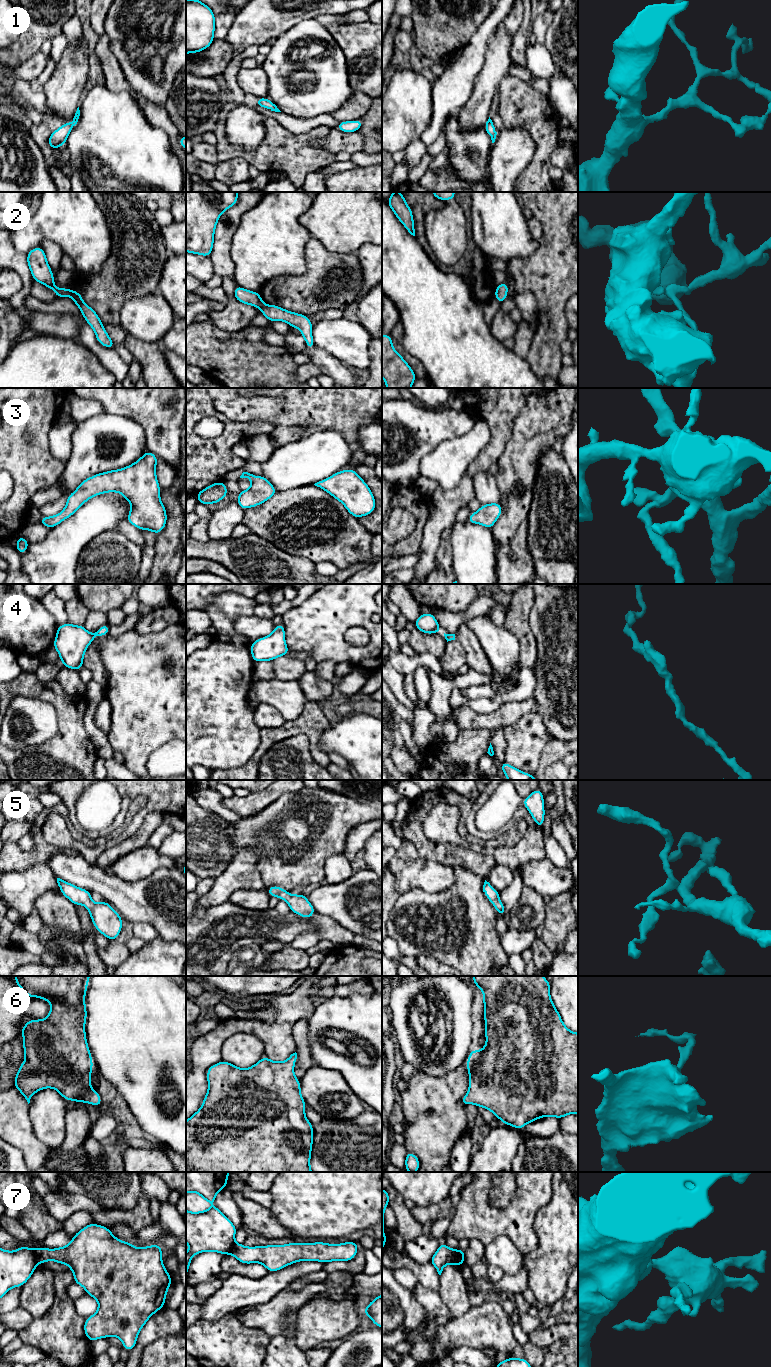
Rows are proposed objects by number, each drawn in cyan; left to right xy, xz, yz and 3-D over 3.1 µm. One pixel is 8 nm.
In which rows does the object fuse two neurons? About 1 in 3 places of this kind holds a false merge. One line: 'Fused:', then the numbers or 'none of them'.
Fused: 2, 7

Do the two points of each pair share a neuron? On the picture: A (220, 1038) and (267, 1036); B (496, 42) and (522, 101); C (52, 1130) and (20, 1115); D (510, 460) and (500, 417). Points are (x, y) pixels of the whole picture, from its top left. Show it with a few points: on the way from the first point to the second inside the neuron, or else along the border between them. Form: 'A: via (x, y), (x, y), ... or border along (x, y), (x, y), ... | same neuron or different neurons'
A: via (232, 1026), (255, 1026) | same neuron
B: border along (508, 74), (500, 83), (497, 91) | different neurons
C: border along (28, 1104), (28, 1115), (34, 1135), (41, 1141) | different neurons
D: border along (514, 422), (507, 445), (496, 461) | different neurons

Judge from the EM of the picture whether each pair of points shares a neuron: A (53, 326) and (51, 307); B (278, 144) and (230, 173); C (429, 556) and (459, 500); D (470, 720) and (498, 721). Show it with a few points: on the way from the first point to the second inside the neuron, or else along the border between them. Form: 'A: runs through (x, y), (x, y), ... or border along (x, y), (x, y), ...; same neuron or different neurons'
A: border along (35, 310), (66, 312), (75, 316); different neurons
B: border along (224, 160), (241, 157), (249, 165); different neurons
C: runs through (430, 542), (432, 529), (445, 514); same neuron
D: runs through (477, 721), (491, 721); same neuron

